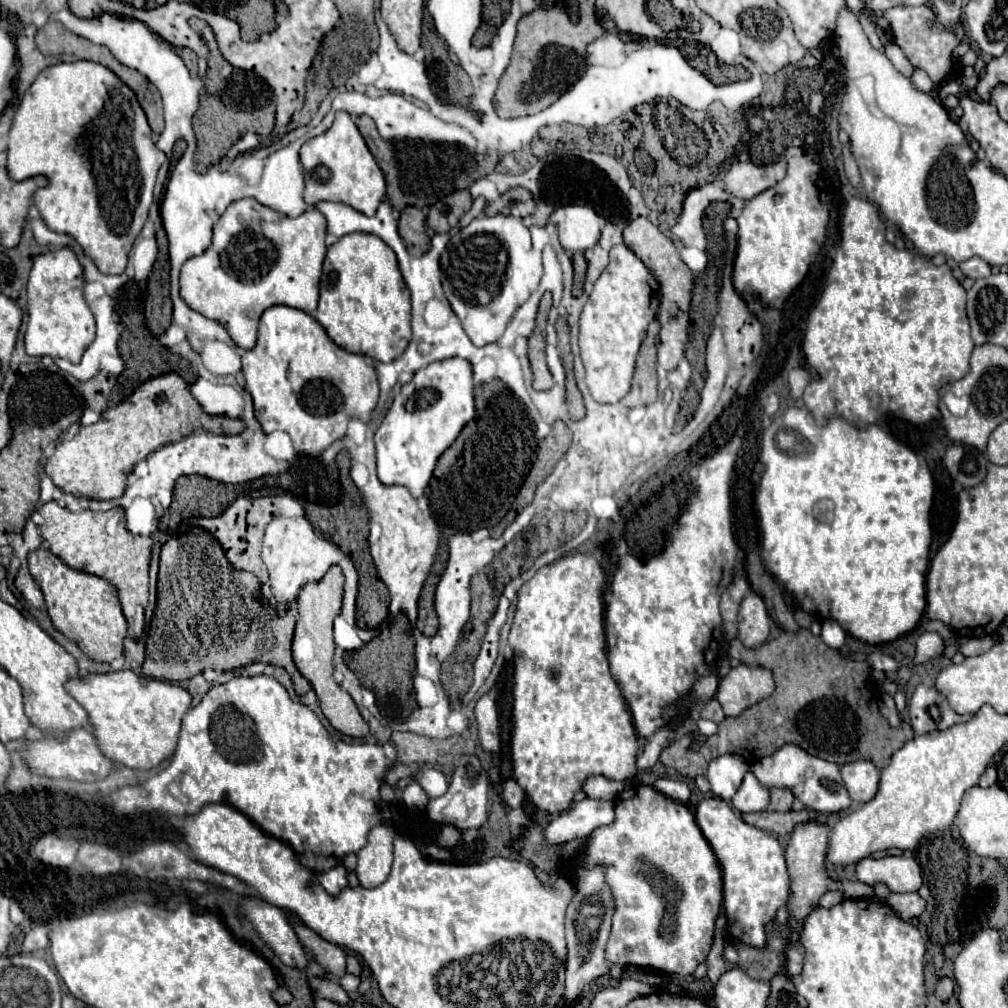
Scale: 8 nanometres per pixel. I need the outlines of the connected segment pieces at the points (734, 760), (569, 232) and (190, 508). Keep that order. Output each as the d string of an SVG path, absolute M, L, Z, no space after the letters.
M725 754L713 758L707 766L707 780L711 784L711 792L723 800L731 800L739 790L743 776L747 774L747 762L737 754Z
M585 204L558 206L549 221L556 225L559 242L569 252L585 252L593 248L607 223Z
M181 476L175 482L173 502L169 510L159 518L161 530L175 530L179 520L189 516L211 516L219 514L223 506L229 506L237 498L237 488L229 484L213 482L205 476Z

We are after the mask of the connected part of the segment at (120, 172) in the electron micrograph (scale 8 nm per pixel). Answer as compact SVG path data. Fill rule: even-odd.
M93 60L47 66L29 86L13 116L7 148L9 176L13 180L25 180L37 174L49 178L49 186L33 194L33 204L45 224L55 232L71 234L103 274L121 274L125 270L127 254L153 202L153 186L165 154L153 144L149 134L151 128L135 92L115 72Z

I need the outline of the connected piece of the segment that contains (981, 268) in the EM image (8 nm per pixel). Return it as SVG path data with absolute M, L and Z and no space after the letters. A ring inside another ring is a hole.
M973 256L973 258L969 258L969 260L963 260L963 262L959 264L959 268L961 268L961 272L963 272L965 276L969 276L969 278L973 278L973 280L977 280L977 278L987 278L987 276L991 274L991 266L989 266L983 258L979 258L979 256Z

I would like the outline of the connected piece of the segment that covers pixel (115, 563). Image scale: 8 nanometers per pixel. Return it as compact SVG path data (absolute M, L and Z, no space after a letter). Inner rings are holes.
M47 502L37 510L43 516L41 534L49 542L49 550L61 558L67 566L105 578L119 592L119 602L129 624L135 624L137 608L147 606L149 586L149 560L151 560L151 538L135 536L125 528L123 508L111 508L107 512L69 512L57 502Z

